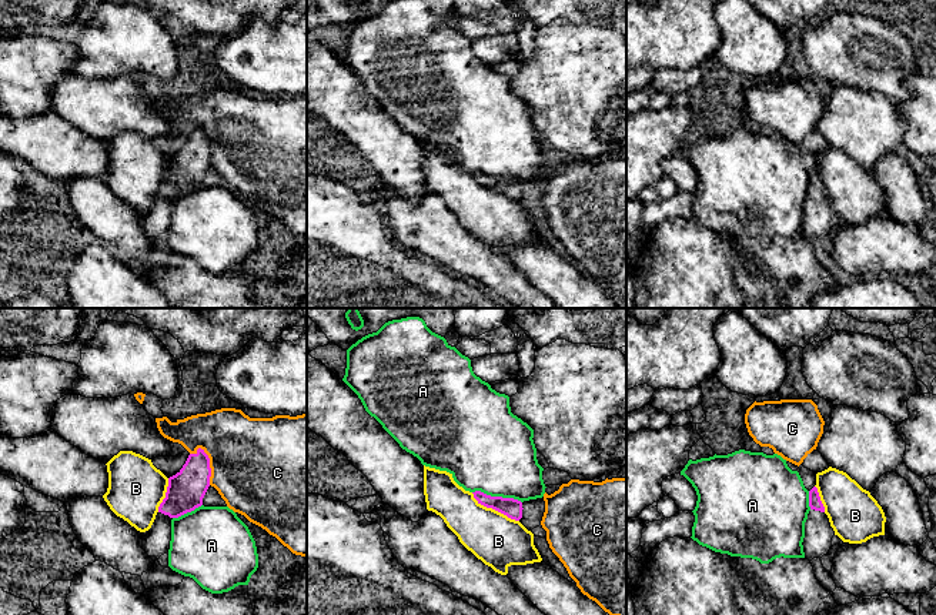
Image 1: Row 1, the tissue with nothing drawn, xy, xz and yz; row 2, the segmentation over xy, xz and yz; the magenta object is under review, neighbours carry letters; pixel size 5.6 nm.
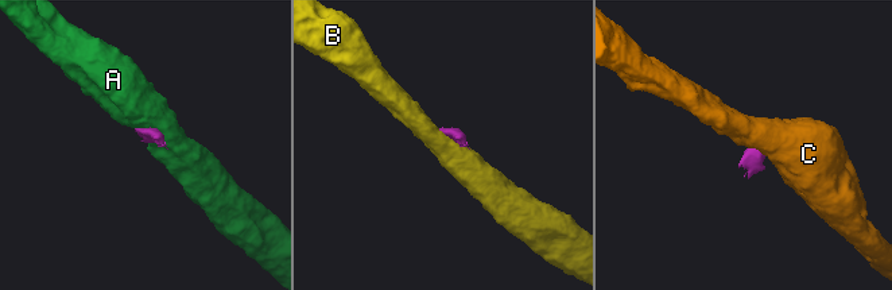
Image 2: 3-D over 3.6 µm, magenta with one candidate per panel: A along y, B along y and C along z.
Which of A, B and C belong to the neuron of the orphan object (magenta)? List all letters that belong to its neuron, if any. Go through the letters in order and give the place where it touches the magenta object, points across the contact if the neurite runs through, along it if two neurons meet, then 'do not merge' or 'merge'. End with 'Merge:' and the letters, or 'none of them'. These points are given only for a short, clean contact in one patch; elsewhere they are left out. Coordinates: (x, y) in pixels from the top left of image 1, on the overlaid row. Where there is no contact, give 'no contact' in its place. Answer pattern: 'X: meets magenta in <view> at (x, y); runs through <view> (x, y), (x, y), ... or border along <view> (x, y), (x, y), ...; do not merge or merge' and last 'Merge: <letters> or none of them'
A: meets magenta in xz at (497, 497); border along xz (472, 491), (512, 497), (521, 502); do not merge
B: meets magenta in xz at (494, 508); border along xz (471, 492), (481, 504), (518, 521); do not merge
C: meets magenta in xy at (209, 465); border along xy (199, 447), (209, 458), (210, 484); do not merge
Merge: none of them

